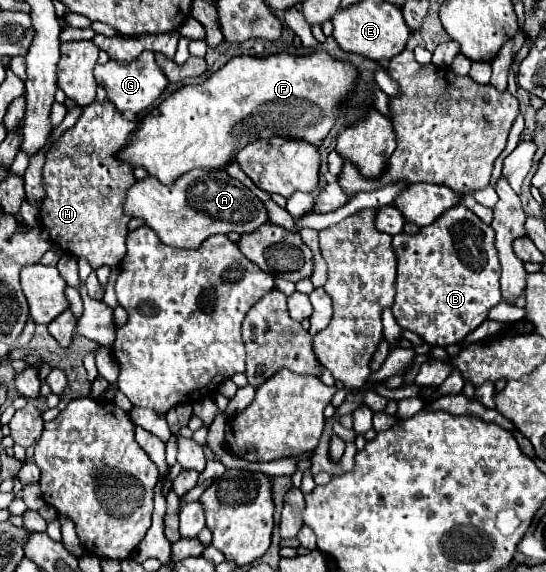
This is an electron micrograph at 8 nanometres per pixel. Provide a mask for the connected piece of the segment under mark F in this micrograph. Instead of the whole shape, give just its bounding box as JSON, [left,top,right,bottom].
[119,52,357,184]

